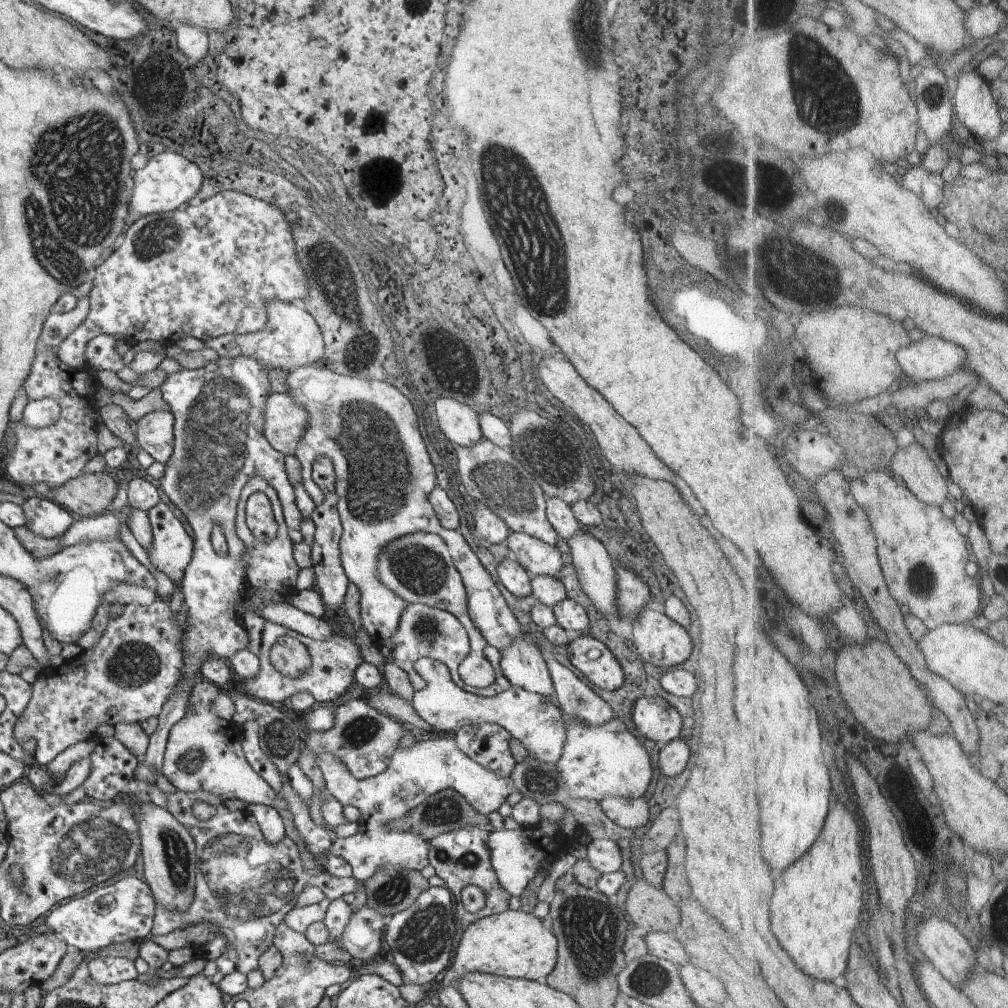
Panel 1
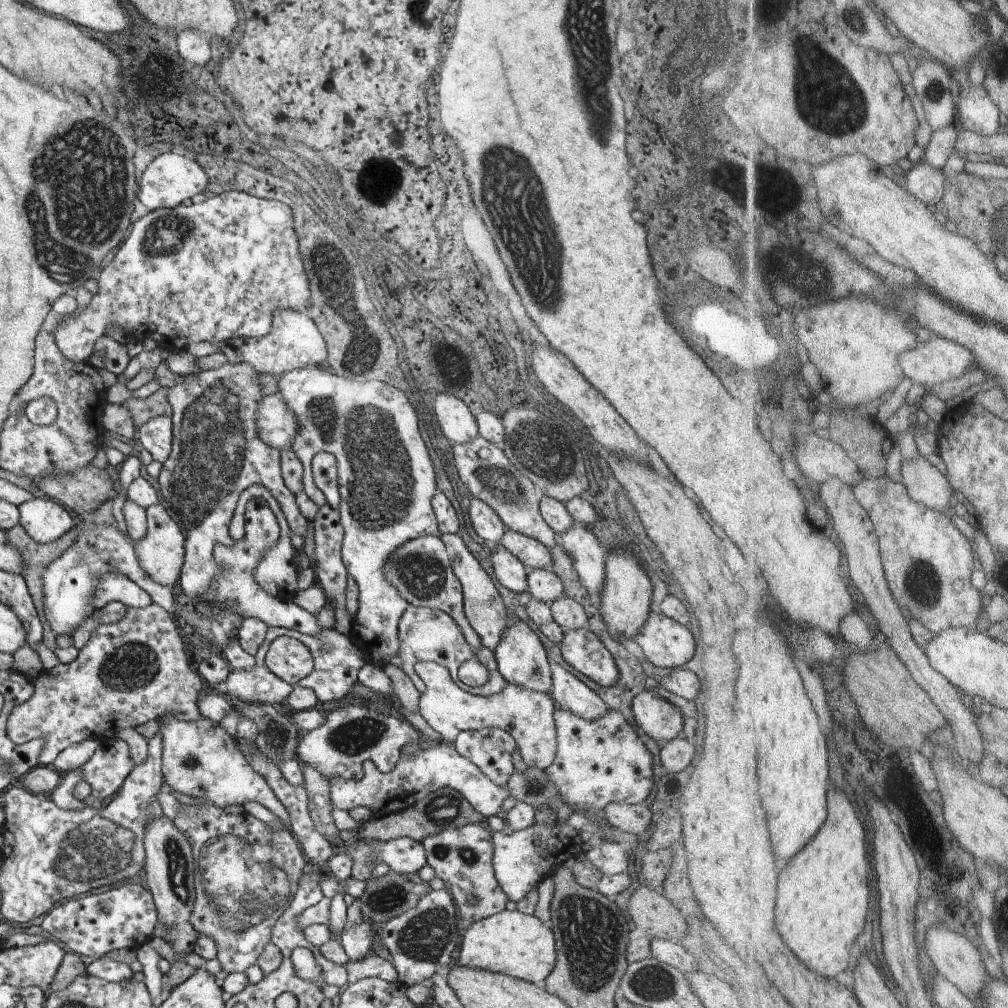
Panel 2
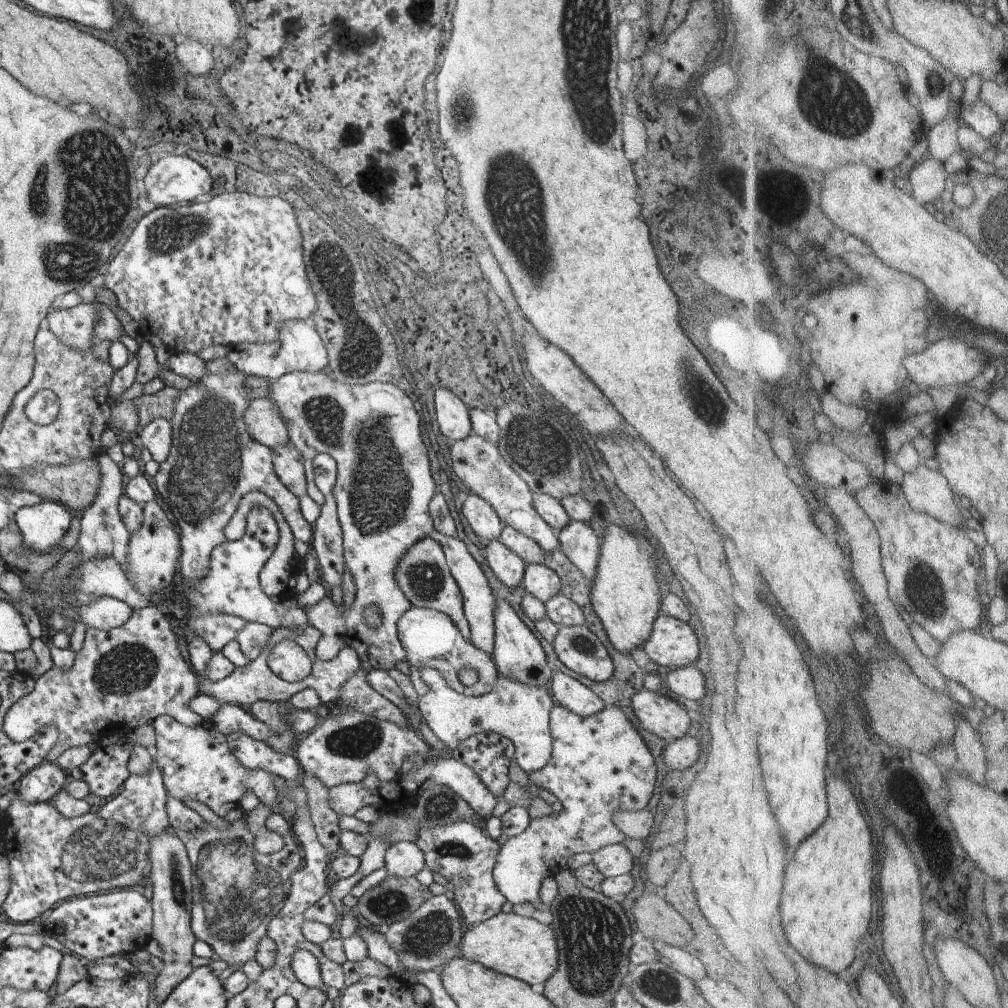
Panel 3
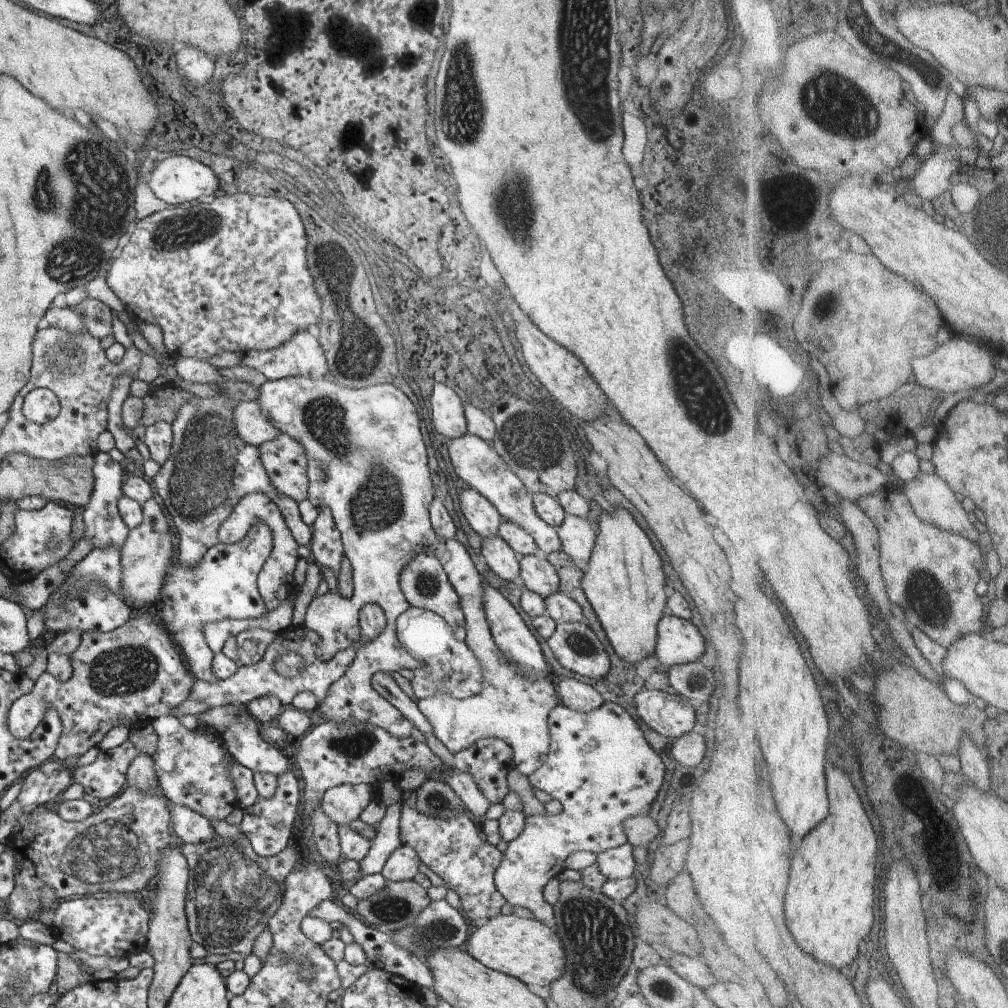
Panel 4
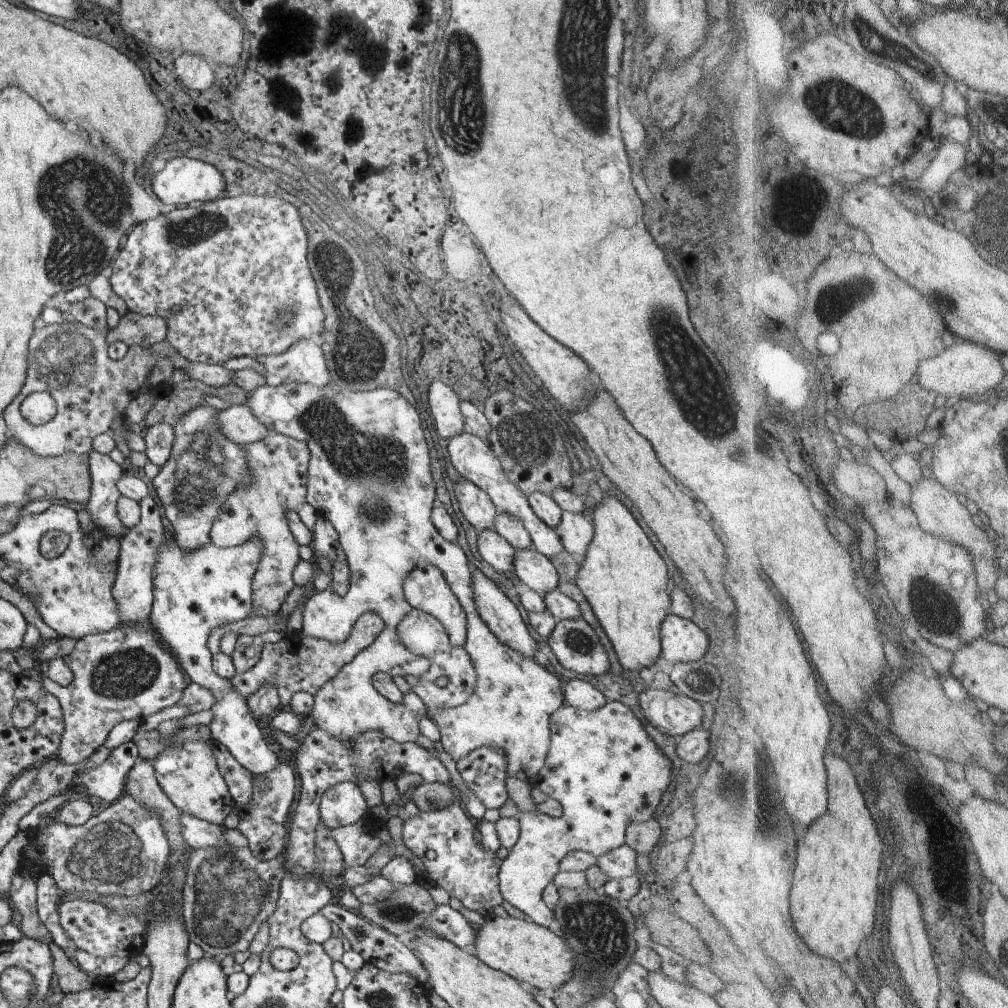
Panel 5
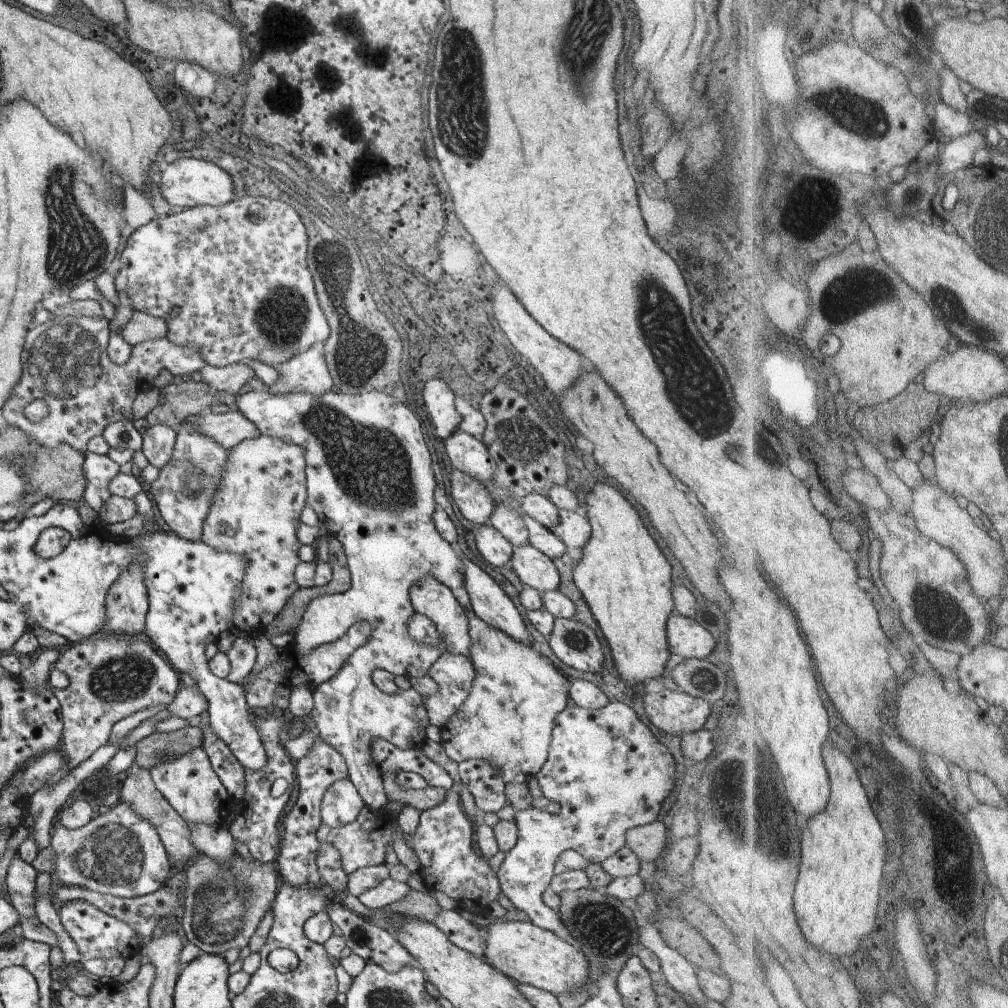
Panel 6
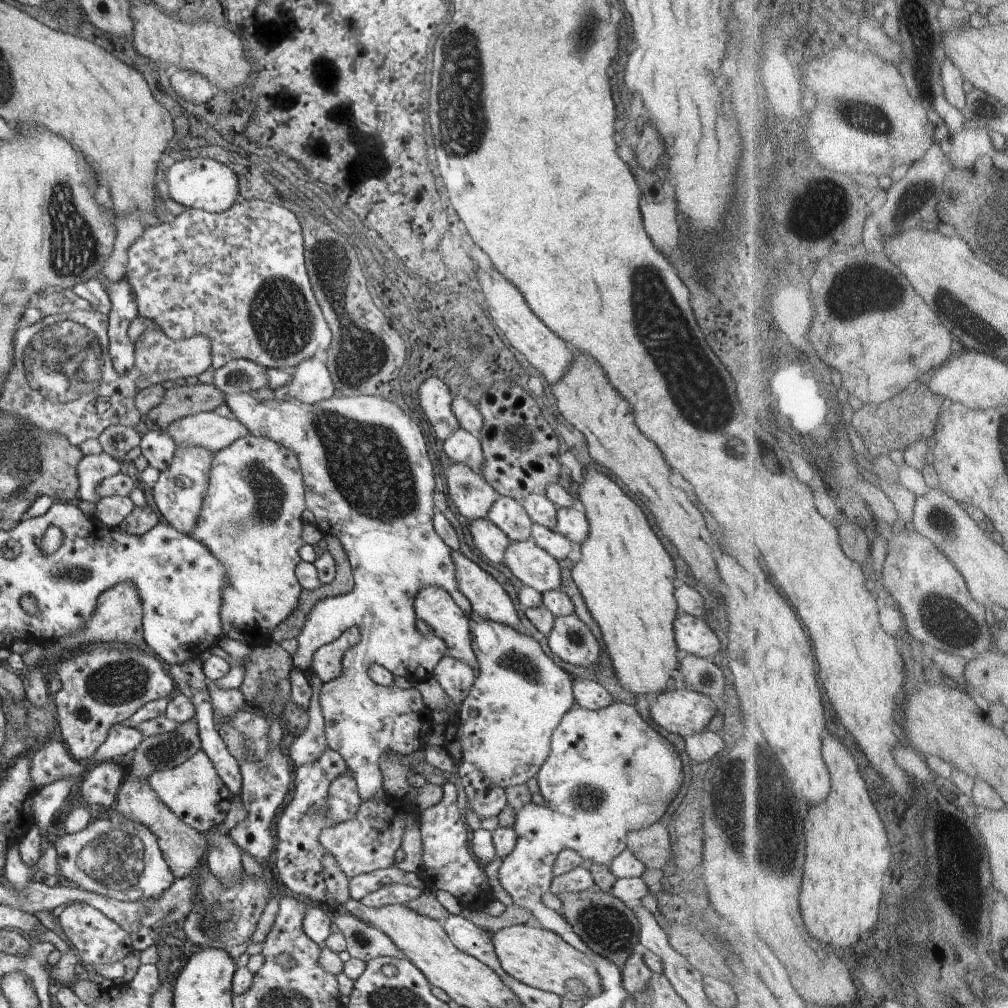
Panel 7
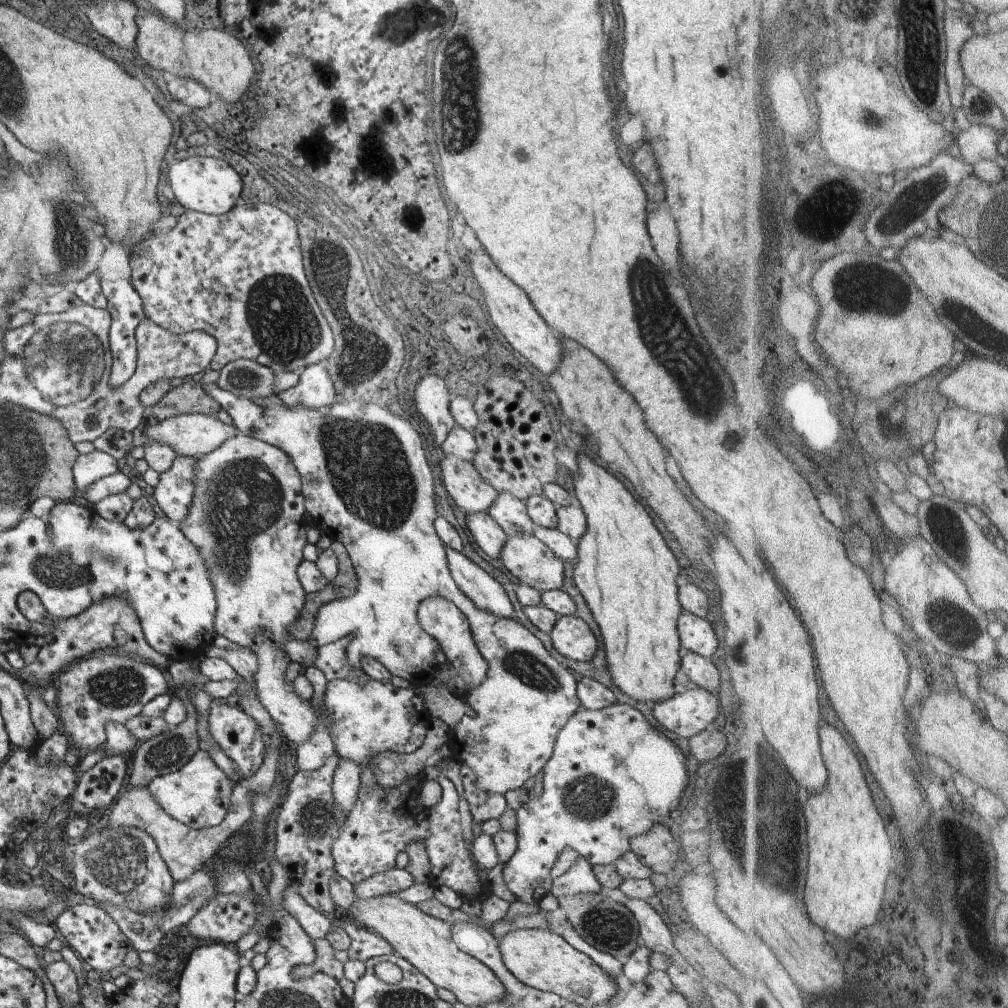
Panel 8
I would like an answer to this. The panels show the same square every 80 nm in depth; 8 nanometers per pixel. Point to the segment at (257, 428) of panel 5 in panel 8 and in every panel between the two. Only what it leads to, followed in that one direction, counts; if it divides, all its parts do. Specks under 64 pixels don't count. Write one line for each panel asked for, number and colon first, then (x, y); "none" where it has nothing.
6: (229, 429)
7: (208, 430)
8: (194, 434)

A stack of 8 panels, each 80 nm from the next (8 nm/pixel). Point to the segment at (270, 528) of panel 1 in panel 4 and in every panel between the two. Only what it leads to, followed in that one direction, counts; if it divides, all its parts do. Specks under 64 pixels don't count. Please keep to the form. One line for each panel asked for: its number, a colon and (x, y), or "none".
2: (234, 587)
3: (231, 586)
4: (223, 585)

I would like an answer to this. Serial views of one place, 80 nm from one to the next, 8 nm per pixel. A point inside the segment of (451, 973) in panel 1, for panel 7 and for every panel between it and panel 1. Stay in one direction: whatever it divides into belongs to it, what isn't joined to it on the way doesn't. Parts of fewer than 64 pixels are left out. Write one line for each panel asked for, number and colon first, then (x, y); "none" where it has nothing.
2: (510, 942)
3: (521, 947)
4: (527, 949)
5: (527, 952)
6: (532, 956)
7: (539, 958)

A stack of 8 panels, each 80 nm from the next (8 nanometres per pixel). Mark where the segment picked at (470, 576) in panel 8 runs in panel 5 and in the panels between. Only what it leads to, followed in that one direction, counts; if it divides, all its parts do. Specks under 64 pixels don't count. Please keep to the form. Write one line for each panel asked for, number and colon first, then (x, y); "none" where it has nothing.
5: (503, 619)
6: (489, 602)
7: (488, 599)

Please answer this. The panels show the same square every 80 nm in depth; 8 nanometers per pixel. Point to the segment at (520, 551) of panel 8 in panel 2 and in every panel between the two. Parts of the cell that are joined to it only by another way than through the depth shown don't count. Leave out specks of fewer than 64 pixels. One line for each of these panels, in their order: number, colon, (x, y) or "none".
2: (544, 584)
3: (538, 579)
4: (539, 576)
5: (535, 570)
6: (534, 569)
7: (531, 564)

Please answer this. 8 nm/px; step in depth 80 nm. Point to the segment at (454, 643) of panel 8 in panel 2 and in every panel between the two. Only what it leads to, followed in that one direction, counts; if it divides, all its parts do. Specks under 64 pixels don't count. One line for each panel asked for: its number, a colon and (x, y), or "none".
2: (421, 571)
3: (422, 574)
4: (424, 582)
5: (425, 589)
6: (429, 597)
7: (450, 624)

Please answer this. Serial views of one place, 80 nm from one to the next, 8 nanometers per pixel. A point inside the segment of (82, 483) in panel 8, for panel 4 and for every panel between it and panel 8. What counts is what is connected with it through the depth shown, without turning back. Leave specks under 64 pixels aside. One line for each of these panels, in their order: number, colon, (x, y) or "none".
4: (103, 524)
5: (102, 505)
6: (98, 470)
7: (92, 469)

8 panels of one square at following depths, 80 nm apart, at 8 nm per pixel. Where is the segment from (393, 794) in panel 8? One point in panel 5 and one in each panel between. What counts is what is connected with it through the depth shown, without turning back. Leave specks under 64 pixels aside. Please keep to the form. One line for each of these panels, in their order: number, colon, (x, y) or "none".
5: (358, 842)
6: (362, 843)
7: (368, 842)

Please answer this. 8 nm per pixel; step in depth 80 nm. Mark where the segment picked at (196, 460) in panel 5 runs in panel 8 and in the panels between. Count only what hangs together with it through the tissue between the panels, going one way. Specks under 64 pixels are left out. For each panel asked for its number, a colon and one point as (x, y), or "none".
6: (184, 491)
7: (178, 494)
8: (174, 494)

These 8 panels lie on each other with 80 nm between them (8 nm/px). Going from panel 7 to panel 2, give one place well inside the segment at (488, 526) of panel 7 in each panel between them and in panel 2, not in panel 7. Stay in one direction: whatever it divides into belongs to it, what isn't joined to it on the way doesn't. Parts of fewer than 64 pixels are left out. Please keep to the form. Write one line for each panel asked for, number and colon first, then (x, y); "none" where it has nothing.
2: (510, 572)
3: (508, 567)
4: (499, 556)
5: (492, 548)
6: (492, 547)

